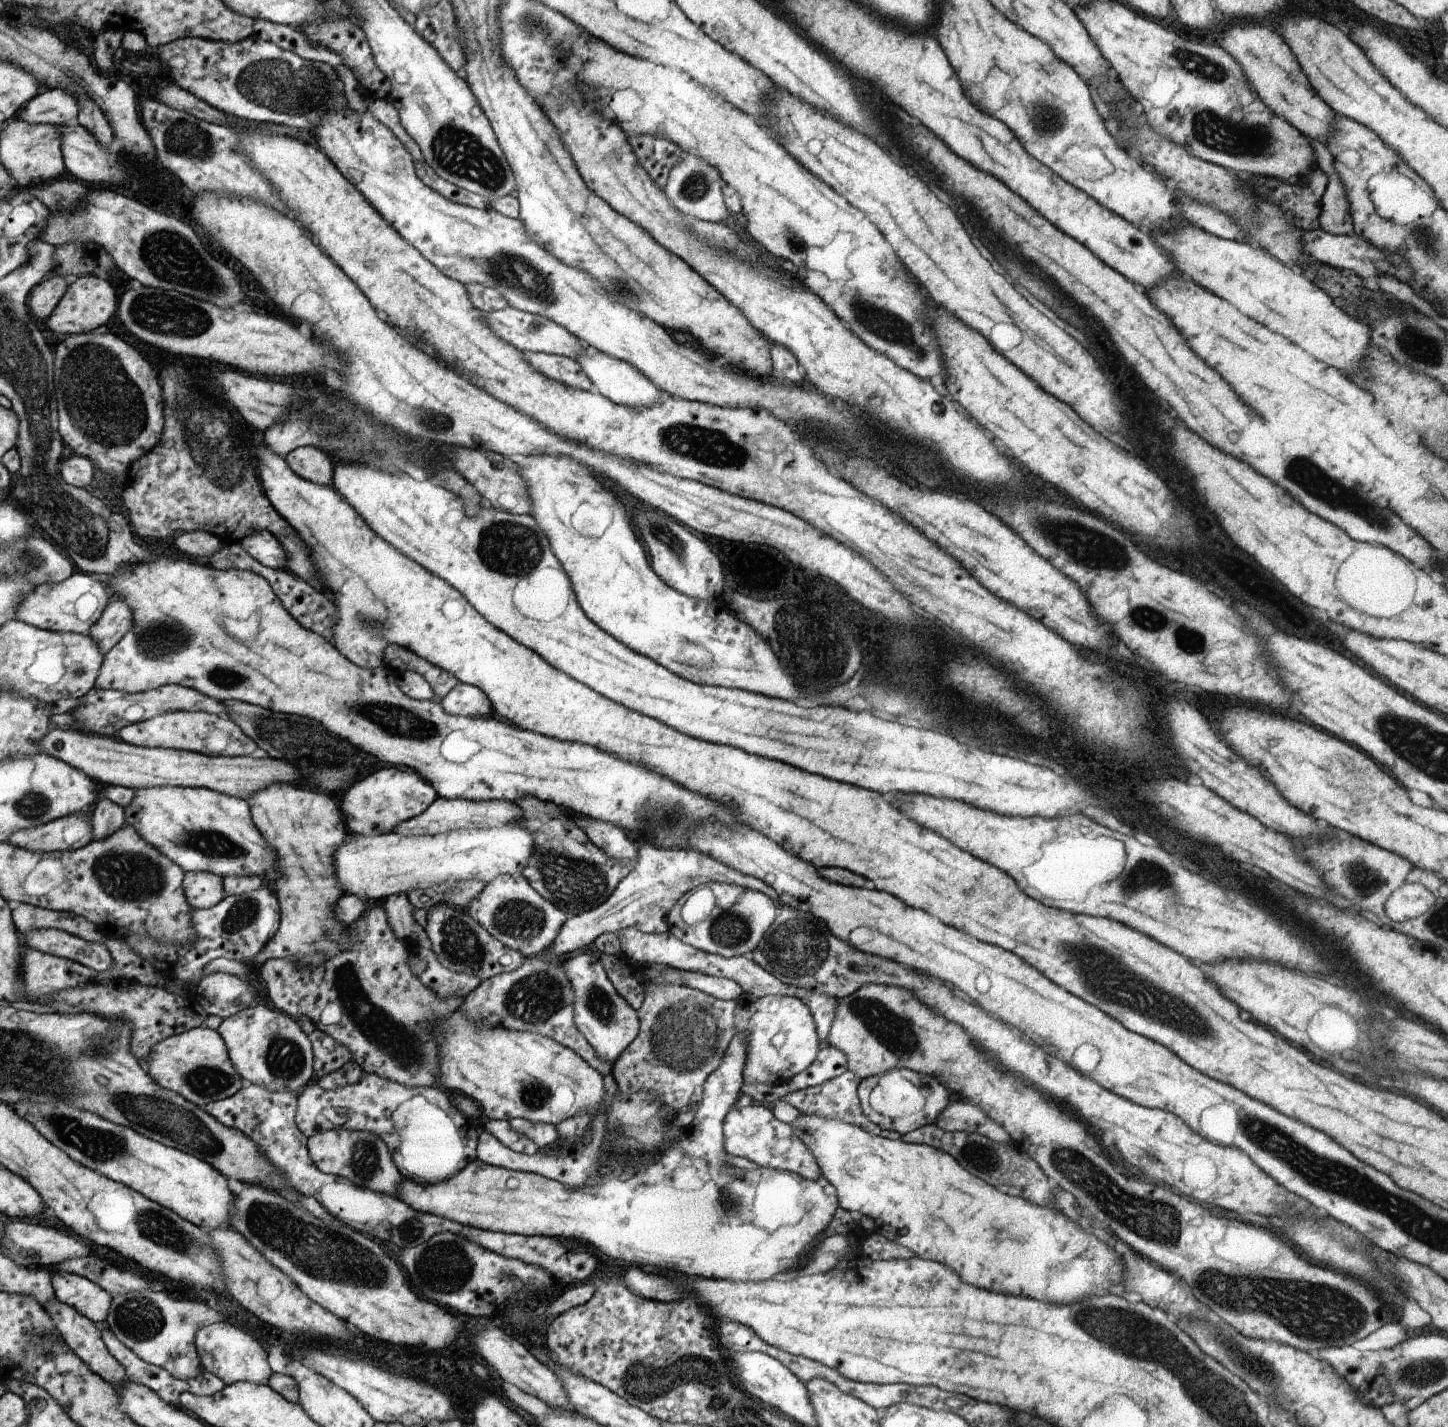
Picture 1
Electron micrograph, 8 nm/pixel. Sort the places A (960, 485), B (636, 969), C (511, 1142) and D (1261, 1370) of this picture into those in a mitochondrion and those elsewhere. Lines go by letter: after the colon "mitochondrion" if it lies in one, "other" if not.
A: other
B: other
C: other
D: mitochondrion

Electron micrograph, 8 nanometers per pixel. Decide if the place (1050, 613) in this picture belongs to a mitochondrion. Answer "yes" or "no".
no

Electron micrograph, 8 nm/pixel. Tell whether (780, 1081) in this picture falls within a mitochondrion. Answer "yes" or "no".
no

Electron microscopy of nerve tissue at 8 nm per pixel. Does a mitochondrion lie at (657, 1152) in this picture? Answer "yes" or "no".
no

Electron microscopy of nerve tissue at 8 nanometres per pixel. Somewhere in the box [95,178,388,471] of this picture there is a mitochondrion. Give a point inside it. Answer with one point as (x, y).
(174, 259)

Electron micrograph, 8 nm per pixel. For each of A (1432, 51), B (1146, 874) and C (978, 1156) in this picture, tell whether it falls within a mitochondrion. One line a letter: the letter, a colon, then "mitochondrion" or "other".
A: other
B: mitochondrion
C: mitochondrion

